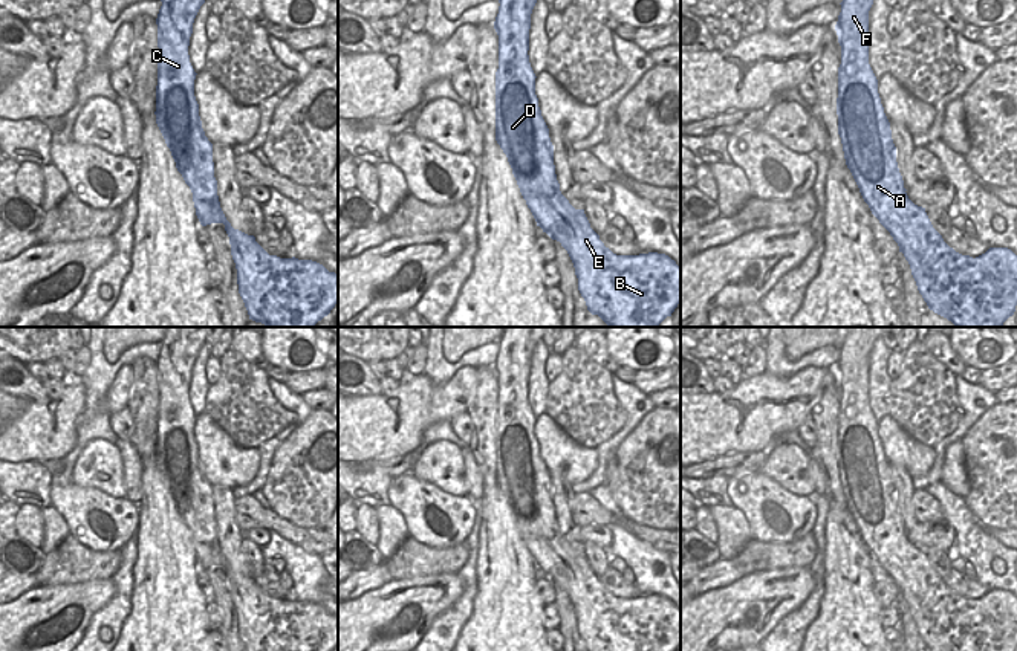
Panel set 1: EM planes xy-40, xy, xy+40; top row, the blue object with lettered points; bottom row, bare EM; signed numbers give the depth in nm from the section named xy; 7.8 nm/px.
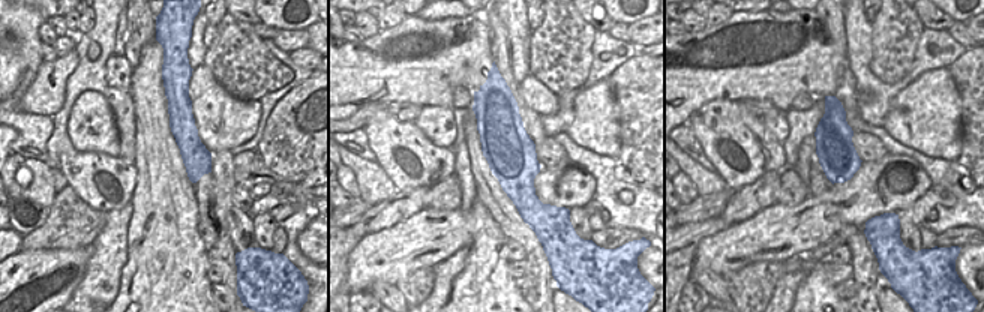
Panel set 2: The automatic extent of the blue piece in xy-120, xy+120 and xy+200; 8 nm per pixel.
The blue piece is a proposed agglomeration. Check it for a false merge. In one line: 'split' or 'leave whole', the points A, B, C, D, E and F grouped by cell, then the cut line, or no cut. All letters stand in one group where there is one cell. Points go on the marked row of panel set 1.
leave whole; groups A B C D E F; cut none

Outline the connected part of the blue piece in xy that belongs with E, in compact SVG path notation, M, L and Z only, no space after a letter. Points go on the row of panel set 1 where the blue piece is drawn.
M499 0L494 29L499 35L496 72L496 141L508 157L520 193L537 226L567 251L587 310L609 327L659 327L681 303L681 266L665 254L616 255L590 228L584 209L575 209L561 194L554 165L554 145L535 95L529 63L531 14L537 0Z

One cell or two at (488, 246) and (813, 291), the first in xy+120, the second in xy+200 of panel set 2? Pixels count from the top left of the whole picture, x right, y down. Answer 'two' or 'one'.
one

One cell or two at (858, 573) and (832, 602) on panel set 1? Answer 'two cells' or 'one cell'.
one cell

